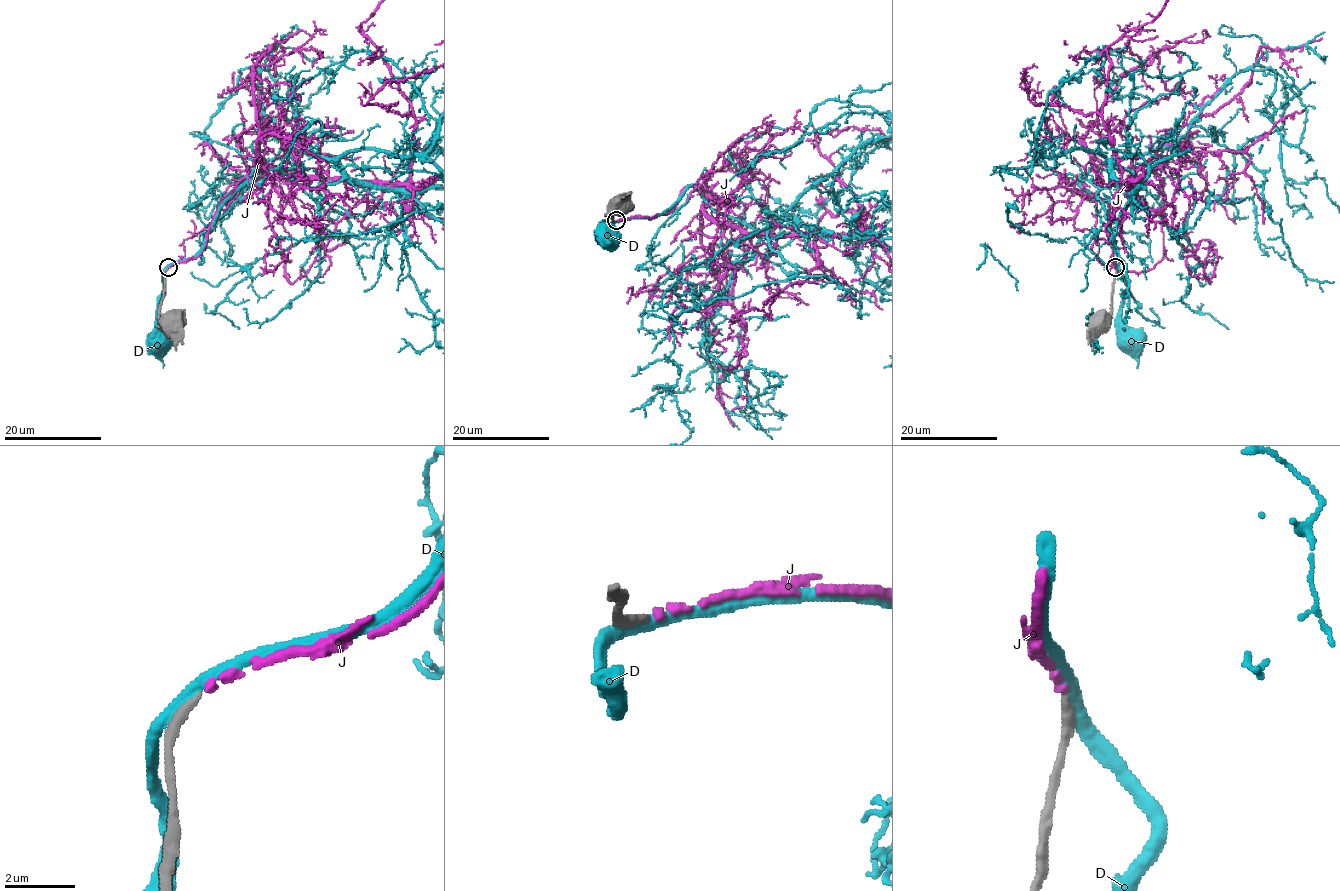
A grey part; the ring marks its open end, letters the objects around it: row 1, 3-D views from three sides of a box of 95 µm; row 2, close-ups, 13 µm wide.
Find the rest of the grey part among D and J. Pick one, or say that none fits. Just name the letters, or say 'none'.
J

